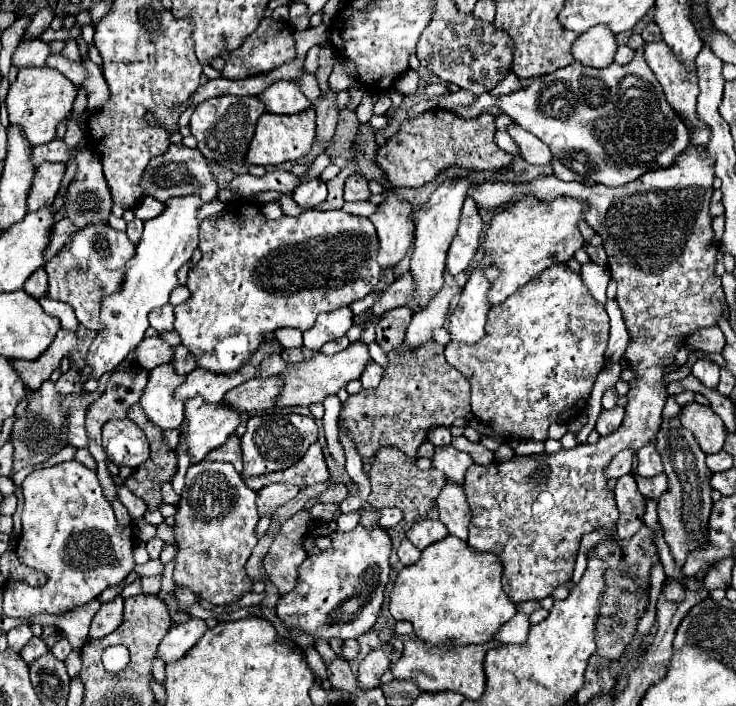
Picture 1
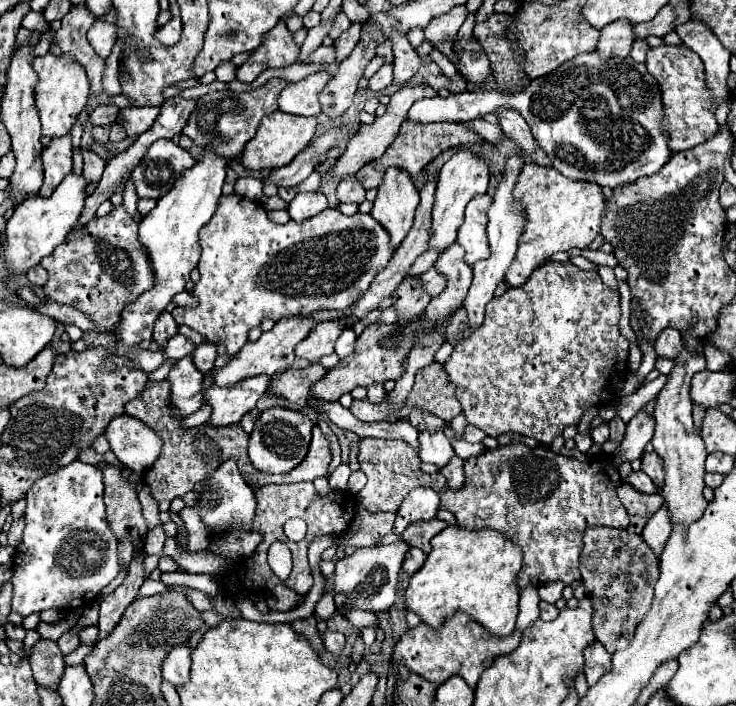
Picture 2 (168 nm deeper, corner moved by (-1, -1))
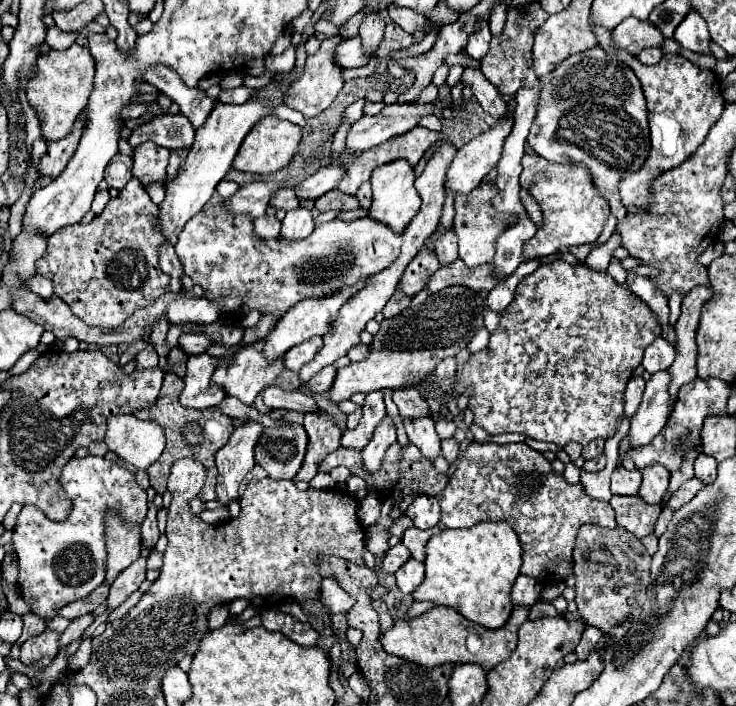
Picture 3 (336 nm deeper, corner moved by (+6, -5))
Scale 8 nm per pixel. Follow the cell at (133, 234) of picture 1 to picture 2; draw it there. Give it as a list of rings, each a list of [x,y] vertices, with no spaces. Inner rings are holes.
[[[129,177],[129,179],[125,181],[125,189],[123,189],[123,205],[125,205],[125,209],[127,209],[137,221],[141,221],[141,215],[139,215],[139,211],[137,211],[137,201],[139,201],[139,197],[137,197],[135,185],[133,185],[131,177]]]

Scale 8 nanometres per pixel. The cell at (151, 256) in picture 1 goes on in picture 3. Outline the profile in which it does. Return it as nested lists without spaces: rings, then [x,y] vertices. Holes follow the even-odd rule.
[[[272,83],[268,87],[262,87],[258,91],[256,99],[250,99],[244,105],[224,105],[218,103],[216,109],[210,113],[208,121],[204,123],[204,127],[200,127],[196,131],[196,139],[194,145],[190,147],[190,153],[184,161],[184,165],[178,169],[176,177],[166,185],[166,199],[158,205],[158,217],[156,217],[156,227],[162,231],[164,235],[164,243],[160,245],[160,269],[170,275],[170,287],[168,291],[172,293],[180,293],[182,291],[182,283],[180,279],[184,277],[184,267],[182,261],[178,259],[176,251],[174,251],[174,243],[178,239],[178,233],[184,229],[184,225],[198,213],[202,211],[202,207],[208,203],[208,199],[212,197],[212,193],[216,191],[216,185],[226,177],[226,173],[232,167],[232,161],[240,149],[240,143],[244,141],[246,133],[254,127],[256,121],[260,121],[262,117],[268,115],[266,109],[266,101],[270,101],[272,105],[280,105],[282,103],[282,91],[278,91]]]

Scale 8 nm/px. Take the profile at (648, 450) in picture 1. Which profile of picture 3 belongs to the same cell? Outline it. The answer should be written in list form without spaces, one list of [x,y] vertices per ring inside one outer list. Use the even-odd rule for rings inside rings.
[[[648,465],[642,469],[642,487],[640,487],[640,497],[646,503],[660,503],[666,489],[668,489],[670,473],[662,465]]]

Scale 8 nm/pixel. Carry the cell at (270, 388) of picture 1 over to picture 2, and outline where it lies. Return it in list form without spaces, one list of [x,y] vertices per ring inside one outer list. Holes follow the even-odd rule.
[[[309,365],[305,369],[287,369],[279,379],[271,381],[271,393],[283,395],[295,405],[307,405],[311,397],[311,385],[319,381],[327,369],[323,365]]]

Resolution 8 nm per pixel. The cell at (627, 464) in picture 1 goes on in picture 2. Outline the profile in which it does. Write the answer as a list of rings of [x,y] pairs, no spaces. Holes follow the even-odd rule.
[[[639,411],[629,423],[627,423],[627,433],[621,443],[621,455],[625,461],[635,461],[641,459],[645,445],[651,441],[655,429],[655,419],[651,413]]]

